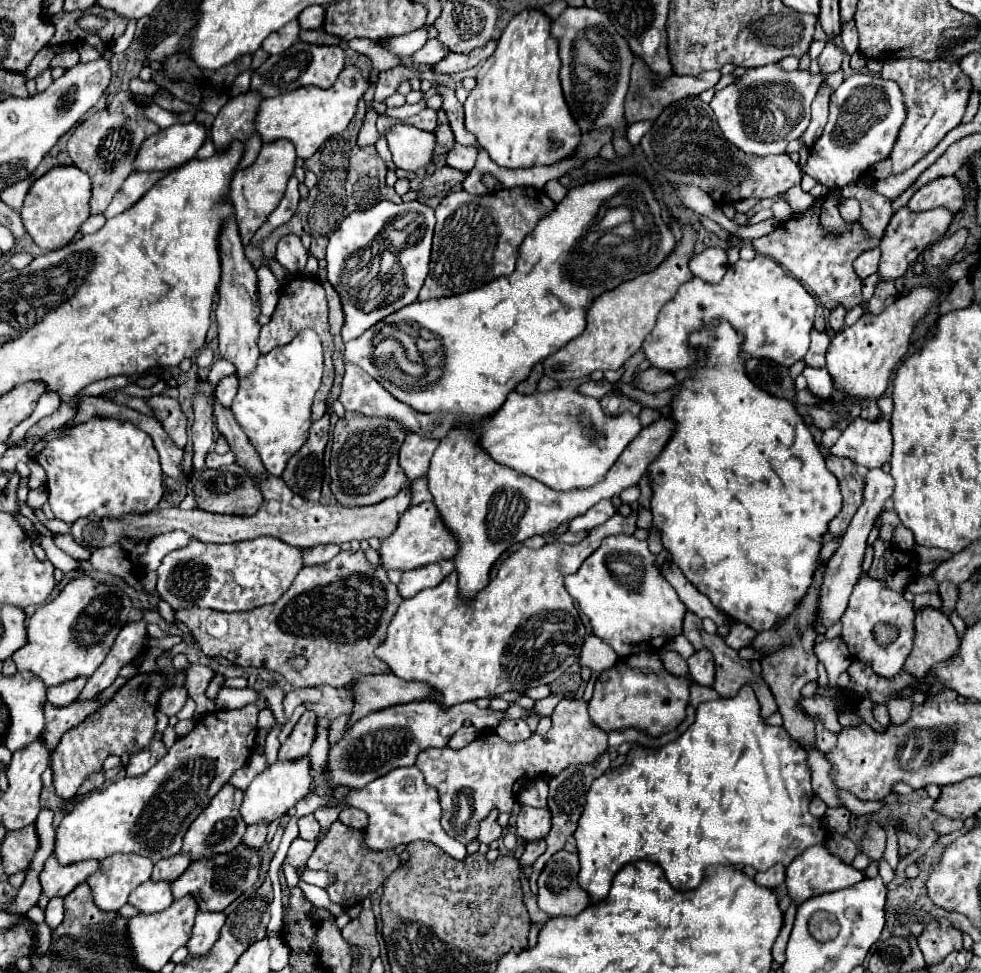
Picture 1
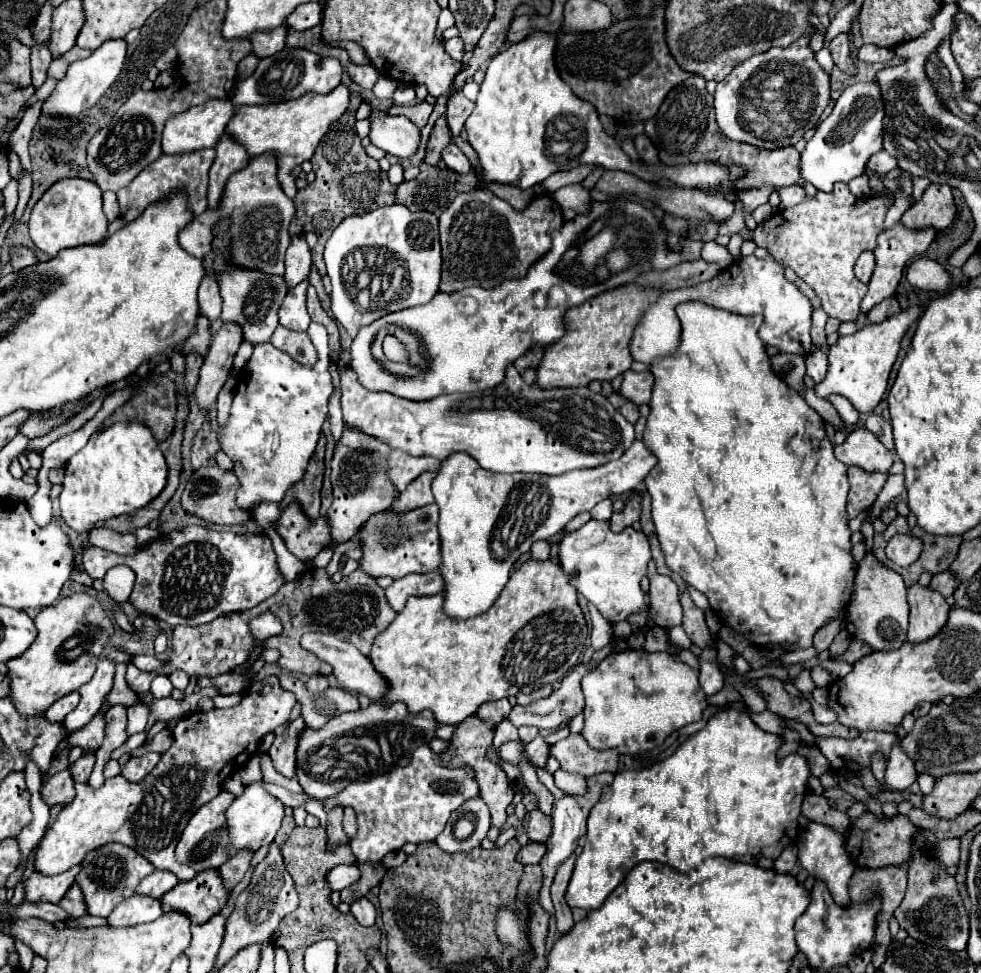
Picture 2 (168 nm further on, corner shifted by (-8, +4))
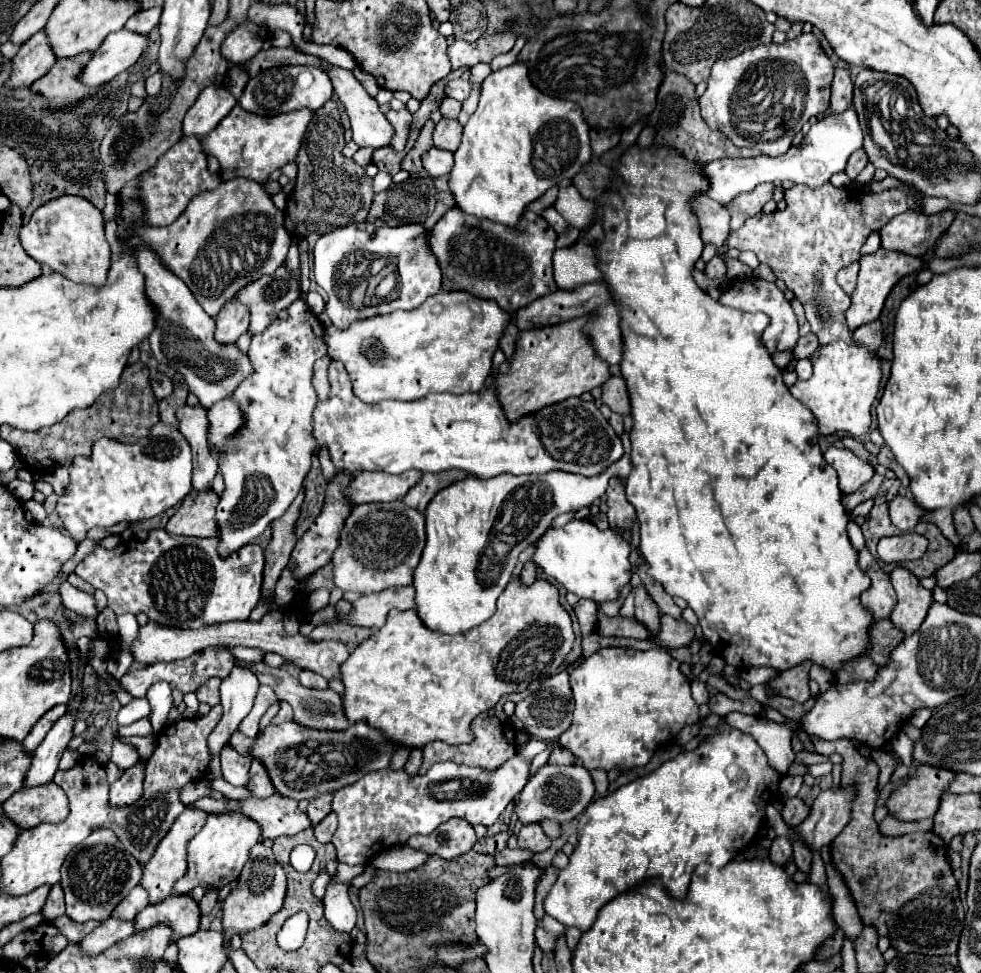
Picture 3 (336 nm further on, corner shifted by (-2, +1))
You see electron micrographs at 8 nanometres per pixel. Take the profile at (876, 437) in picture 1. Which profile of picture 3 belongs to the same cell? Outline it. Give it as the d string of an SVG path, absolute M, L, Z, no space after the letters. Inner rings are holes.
M831 446L823 458L835 468L835 472L839 474L839 488L843 494L851 494L855 492L861 484L865 484L871 476L873 476L873 466L867 464L865 460L857 458L851 450L847 448L835 448Z

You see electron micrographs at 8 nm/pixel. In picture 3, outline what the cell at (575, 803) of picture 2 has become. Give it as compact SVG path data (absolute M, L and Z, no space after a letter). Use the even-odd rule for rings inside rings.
M545 916L539 922L539 928L535 934L537 934L537 946L543 952L555 952L555 942L557 942L557 938L565 936L565 926L559 924L557 920L553 920L551 916Z

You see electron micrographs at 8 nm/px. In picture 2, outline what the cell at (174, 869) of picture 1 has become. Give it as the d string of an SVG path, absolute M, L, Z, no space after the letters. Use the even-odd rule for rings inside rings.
M153 871L149 877L145 877L139 887L137 893L141 895L151 895L151 897L161 897L167 891L171 891L175 885L179 883L179 879L171 873L171 871Z

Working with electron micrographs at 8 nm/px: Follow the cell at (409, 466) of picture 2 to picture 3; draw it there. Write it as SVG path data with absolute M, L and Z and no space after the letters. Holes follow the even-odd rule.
M407 470L403 474L363 472L351 478L343 494L351 506L367 502L395 502L401 500L409 492L409 488L413 488L419 482L419 478L419 470Z

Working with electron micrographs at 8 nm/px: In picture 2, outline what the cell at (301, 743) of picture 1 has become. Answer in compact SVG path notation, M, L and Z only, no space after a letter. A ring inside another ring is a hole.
M297 717L283 735L275 737L271 749L269 749L269 757L275 765L275 769L285 775L285 777L295 777L295 747L299 743L299 731L303 731L305 727L305 719L303 717Z

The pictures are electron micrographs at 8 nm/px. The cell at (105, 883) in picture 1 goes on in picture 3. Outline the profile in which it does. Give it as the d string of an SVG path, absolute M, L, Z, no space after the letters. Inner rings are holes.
M99 828L85 838L81 846L75 846L61 866L61 888L65 892L67 906L65 914L73 922L105 920L111 916L113 908L139 884L139 880L141 864L127 850L123 850L113 830Z

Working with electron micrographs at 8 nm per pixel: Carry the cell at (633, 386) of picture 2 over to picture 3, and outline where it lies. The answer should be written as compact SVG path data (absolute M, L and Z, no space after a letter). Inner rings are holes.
M613 376L609 378L603 386L603 404L609 406L613 412L621 414L621 416L627 416L631 412L631 406L629 406L629 394L627 394L627 386L625 386L625 380L621 376Z

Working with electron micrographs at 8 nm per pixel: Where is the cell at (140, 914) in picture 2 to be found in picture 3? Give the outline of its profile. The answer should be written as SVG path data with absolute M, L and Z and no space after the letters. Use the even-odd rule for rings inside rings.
M107 918L99 928L95 928L89 936L85 936L79 946L87 956L97 956L101 950L107 950L115 942L133 934L133 922L121 922L117 918Z

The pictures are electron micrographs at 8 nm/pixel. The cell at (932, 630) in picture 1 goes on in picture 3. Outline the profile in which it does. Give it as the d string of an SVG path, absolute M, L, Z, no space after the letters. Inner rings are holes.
M897 566L891 572L891 584L897 592L897 606L889 618L899 630L909 636L925 620L927 610L933 604L933 592L923 588L919 584L919 578L903 566Z

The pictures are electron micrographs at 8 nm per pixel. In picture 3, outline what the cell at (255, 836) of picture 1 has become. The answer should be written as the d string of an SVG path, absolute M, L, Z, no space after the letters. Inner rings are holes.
M207 890L207 892L205 892L205 896L203 896L203 900L199 902L201 916L209 914L209 912L215 908L215 904L217 904L217 890Z

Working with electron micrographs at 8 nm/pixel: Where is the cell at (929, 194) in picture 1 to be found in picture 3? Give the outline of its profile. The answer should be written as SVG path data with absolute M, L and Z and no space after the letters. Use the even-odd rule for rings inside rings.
M909 210L887 222L881 234L881 248L903 252L909 256L925 256L937 242L937 238L951 226L955 214L945 210L935 216Z

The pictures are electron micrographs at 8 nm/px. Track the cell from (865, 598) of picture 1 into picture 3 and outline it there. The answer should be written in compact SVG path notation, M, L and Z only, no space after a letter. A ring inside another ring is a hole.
M863 548L859 552L859 566L871 578L871 588L861 594L861 602L873 612L873 618L877 622L891 616L897 604L897 596L895 596L889 576L881 568L873 568L873 564L877 564L877 560L867 548Z

